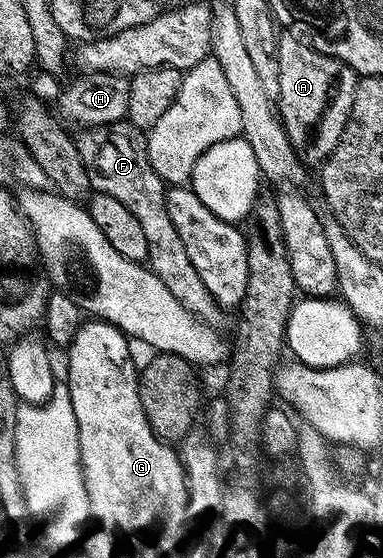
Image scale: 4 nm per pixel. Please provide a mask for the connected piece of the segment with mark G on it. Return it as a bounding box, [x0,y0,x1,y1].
[67,320,189,536]

